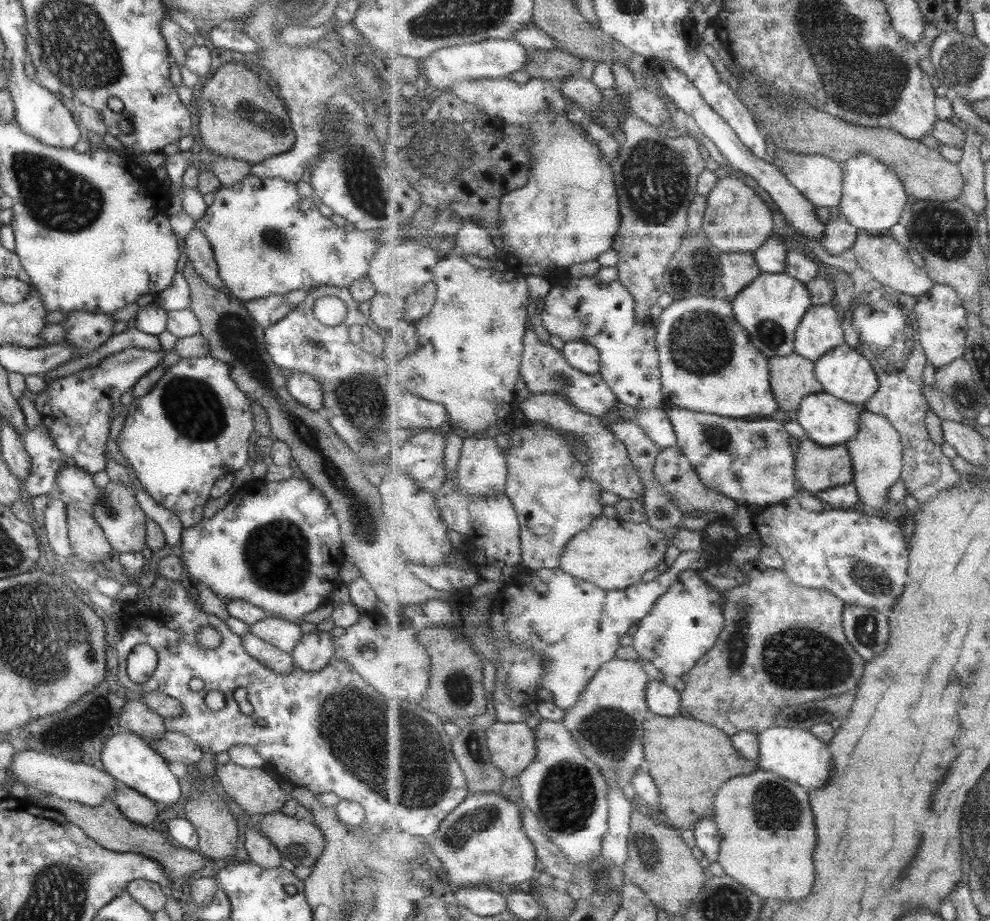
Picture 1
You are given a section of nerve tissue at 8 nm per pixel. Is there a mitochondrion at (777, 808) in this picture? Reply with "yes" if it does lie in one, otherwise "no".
yes

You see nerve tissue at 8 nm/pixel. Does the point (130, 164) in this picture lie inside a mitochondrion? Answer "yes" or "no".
no

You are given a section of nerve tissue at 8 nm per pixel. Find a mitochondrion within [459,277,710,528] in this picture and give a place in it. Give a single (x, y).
(559, 378)

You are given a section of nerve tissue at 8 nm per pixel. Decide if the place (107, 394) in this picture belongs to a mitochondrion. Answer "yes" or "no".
no

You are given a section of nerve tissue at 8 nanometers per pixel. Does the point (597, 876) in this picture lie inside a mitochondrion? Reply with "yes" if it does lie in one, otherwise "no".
yes

